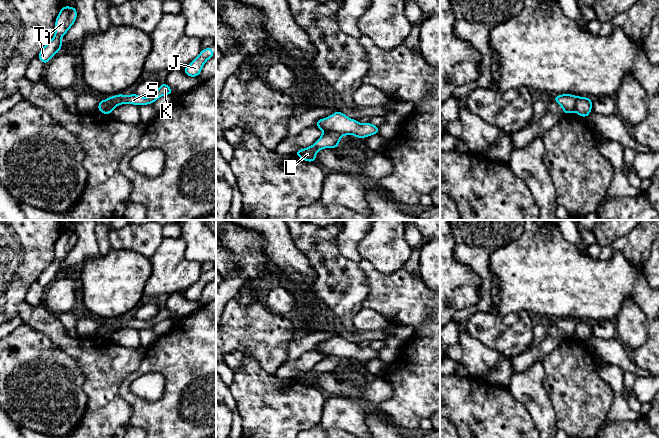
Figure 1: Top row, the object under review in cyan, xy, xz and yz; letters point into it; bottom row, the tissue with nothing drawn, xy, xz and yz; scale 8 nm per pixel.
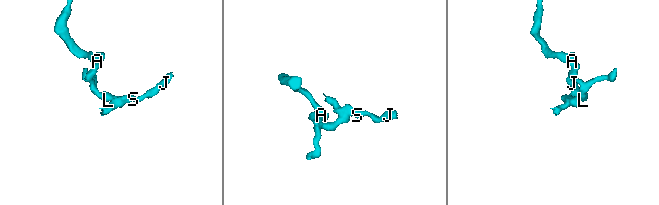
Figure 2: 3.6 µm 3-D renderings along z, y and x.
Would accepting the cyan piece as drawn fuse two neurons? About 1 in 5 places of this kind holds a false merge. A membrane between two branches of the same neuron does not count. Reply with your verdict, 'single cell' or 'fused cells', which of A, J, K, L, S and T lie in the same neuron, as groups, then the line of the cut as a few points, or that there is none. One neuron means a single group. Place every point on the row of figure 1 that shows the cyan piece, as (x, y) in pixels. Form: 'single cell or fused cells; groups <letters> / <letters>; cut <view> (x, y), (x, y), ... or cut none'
fused cells; groups A L T / J K S; cut xz (324, 130), (337, 131), (342, 135)

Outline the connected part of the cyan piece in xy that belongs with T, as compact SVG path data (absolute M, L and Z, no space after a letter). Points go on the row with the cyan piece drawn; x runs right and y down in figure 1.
M63 6L55 20L54 37L40 50L37 57L46 65L46 63L57 54L62 48L62 37L68 32L77 19L76 7Z

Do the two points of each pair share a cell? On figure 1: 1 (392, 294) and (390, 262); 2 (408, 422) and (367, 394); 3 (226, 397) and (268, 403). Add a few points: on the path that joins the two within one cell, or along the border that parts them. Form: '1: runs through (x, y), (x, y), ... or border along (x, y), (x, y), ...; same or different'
1: border along (371, 262), (383, 273), (393, 273), (402, 268); different
2: border along (385, 379), (390, 384), (392, 395), (375, 405); different
3: border along (229, 388), (237, 409); different

